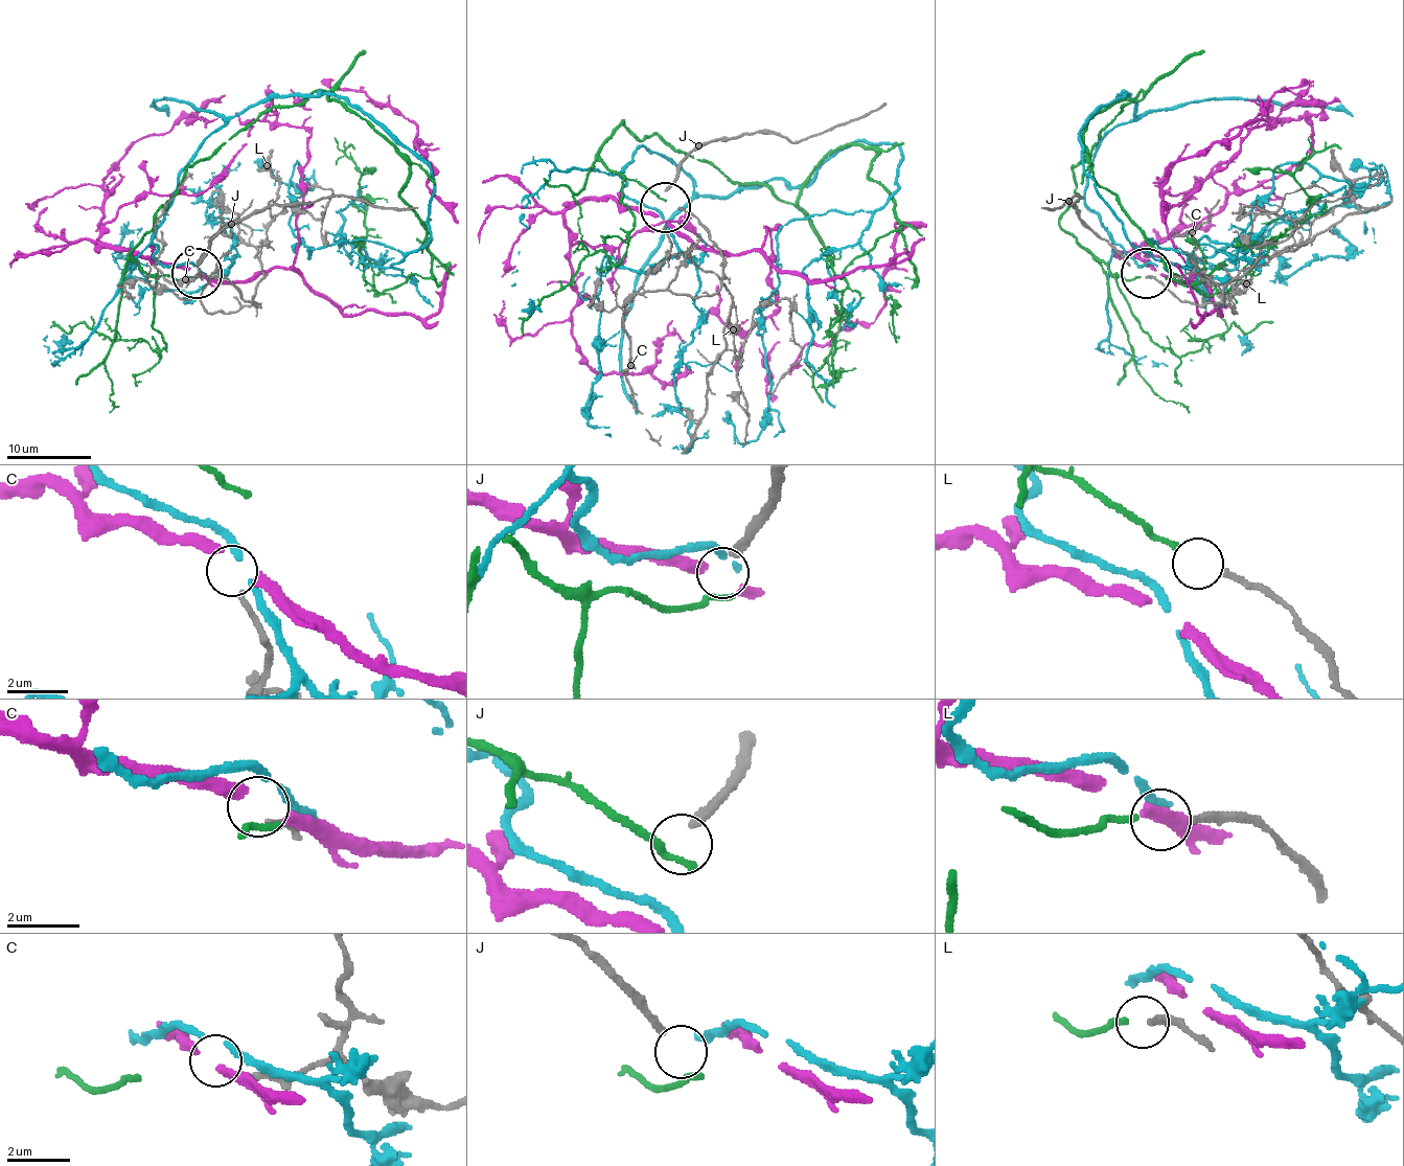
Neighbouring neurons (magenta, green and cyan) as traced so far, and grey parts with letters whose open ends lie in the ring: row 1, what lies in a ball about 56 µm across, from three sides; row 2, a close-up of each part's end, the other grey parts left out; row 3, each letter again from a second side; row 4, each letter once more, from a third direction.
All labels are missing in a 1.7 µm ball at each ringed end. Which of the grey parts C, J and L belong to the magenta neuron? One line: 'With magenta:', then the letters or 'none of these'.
With magenta: none of these

